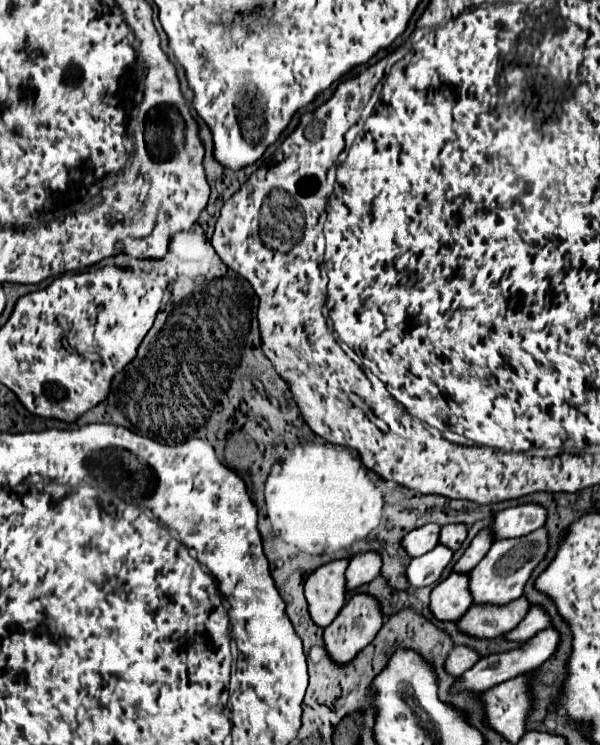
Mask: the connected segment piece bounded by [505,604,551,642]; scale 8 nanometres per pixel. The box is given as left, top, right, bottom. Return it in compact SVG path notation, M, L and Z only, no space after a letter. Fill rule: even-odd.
M537 604L537 606L531 606L529 614L521 620L521 624L515 630L511 630L509 634L505 634L505 636L509 640L525 642L525 640L529 640L531 636L535 636L539 630L543 630L547 626L551 626L551 616L543 606Z

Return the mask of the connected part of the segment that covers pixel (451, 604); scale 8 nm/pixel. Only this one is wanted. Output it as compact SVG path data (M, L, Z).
M451 572L431 592L431 612L439 620L459 620L473 604L469 592L469 574Z

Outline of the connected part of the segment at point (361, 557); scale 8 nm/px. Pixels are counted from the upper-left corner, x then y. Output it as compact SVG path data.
M375 550L355 554L351 558L347 574L345 574L347 576L347 590L353 590L353 588L377 578L381 574L381 566L383 566L381 554Z

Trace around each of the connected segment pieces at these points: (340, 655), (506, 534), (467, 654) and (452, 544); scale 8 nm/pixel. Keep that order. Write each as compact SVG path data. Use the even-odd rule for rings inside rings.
M357 592L349 598L349 602L341 608L337 618L325 628L325 648L333 660L339 660L339 664L347 664L361 648L365 648L381 630L383 626L383 608L381 602L365 592ZM359 618L359 624L353 624L353 620Z
M519 504L497 512L493 522L495 540L499 538L517 538L533 532L533 528L545 526L547 508L541 504Z
M457 646L453 648L453 652L447 658L447 672L461 676L463 672L467 672L469 668L473 668L473 664L481 658L481 654L471 648L471 646Z
M447 524L441 528L441 544L457 550L467 538L467 524Z

